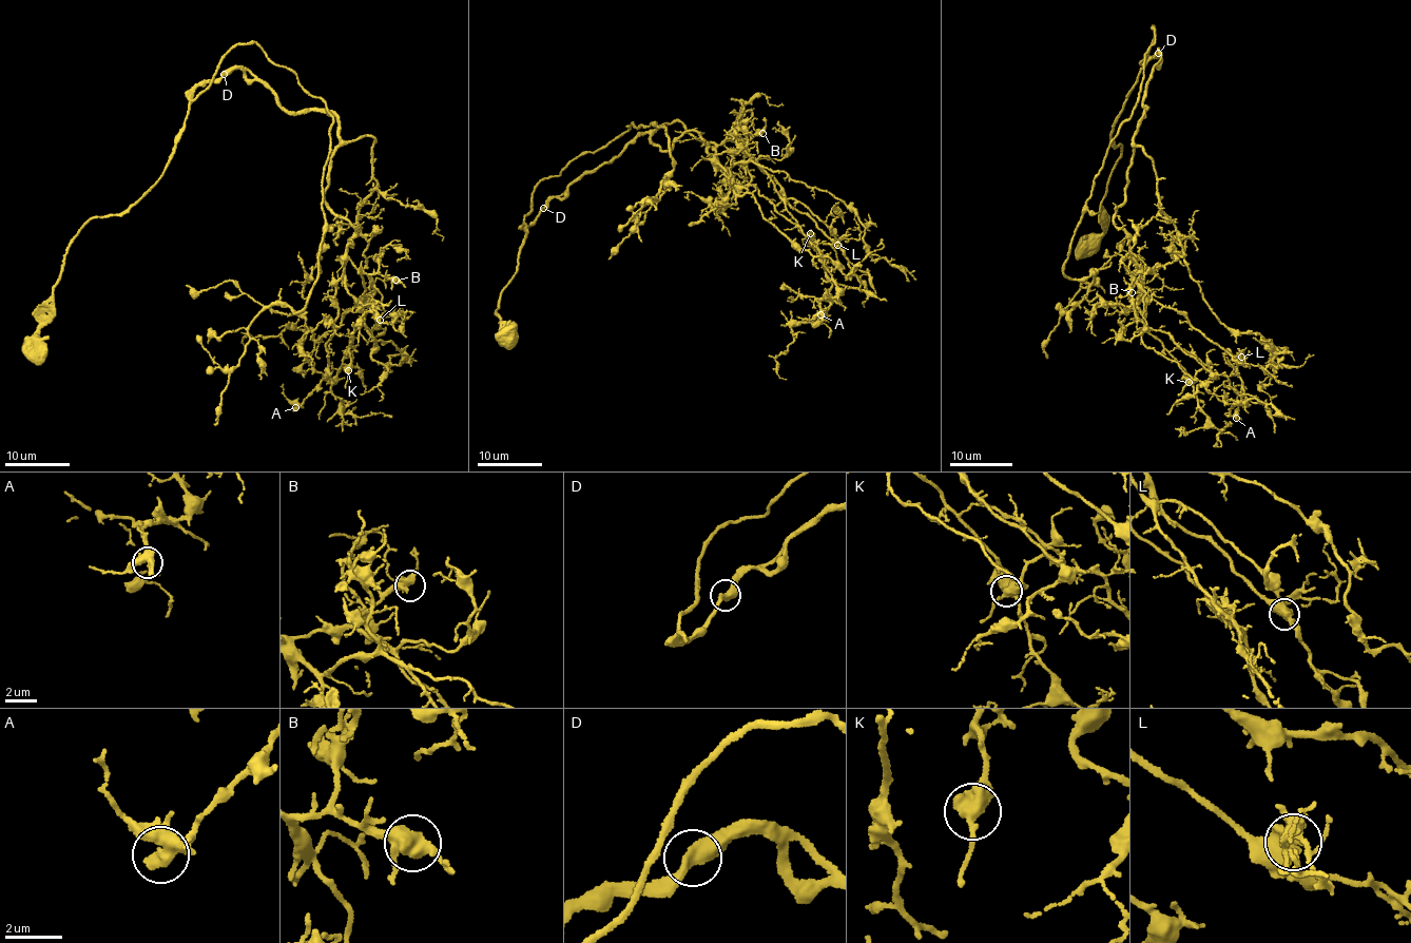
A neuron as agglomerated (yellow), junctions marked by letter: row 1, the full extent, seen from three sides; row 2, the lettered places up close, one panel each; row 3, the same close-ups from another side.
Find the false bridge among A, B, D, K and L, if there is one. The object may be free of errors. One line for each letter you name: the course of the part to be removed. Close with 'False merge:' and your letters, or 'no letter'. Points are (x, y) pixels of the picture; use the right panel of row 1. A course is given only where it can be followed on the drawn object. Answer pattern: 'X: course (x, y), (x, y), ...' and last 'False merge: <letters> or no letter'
False merge: no letter

